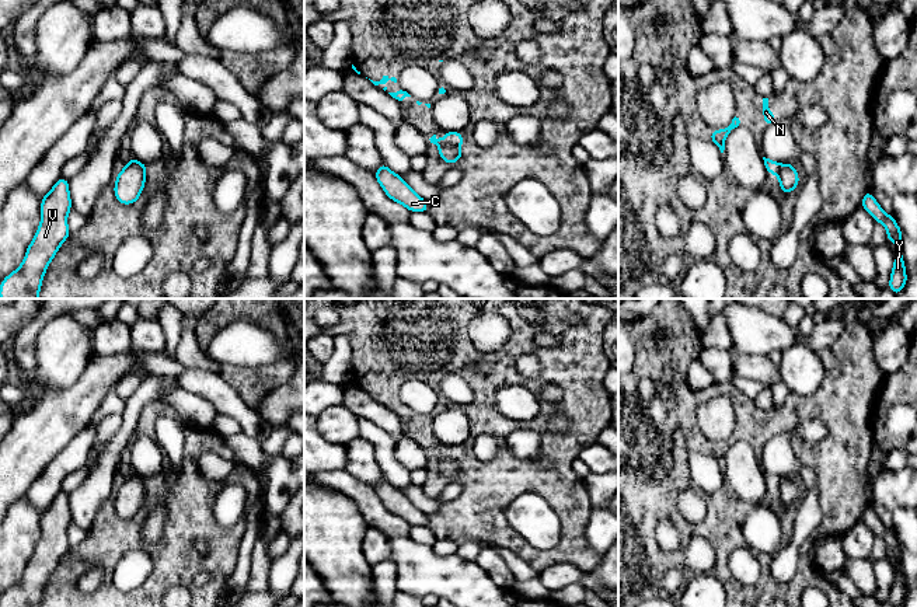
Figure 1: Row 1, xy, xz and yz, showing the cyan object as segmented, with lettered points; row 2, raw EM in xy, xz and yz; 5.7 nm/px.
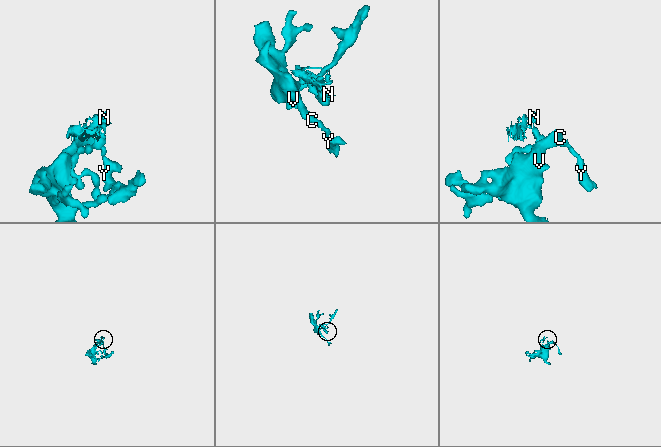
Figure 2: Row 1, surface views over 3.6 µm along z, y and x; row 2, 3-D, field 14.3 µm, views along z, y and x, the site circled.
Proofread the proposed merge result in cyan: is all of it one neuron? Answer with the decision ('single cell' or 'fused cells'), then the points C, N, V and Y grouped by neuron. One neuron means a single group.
fused cells; groups C V Y / N

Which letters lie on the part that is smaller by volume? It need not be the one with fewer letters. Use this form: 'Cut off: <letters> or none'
Cut off: N

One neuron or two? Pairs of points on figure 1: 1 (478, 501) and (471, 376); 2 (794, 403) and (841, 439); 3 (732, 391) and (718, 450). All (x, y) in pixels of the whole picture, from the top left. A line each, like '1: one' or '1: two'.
1: one
2: one
3: one

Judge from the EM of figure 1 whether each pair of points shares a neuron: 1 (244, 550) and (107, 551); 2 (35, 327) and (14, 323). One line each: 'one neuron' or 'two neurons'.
1: two neurons
2: two neurons

